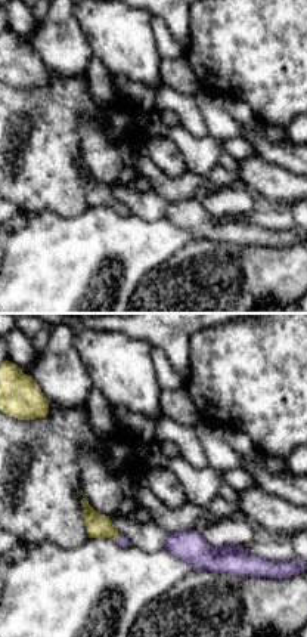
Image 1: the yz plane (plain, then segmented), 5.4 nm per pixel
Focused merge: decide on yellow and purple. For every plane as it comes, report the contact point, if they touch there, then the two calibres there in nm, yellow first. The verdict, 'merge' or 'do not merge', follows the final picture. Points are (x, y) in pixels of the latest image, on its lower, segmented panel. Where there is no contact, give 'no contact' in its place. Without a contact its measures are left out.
(117, 535) | 130/60 nm

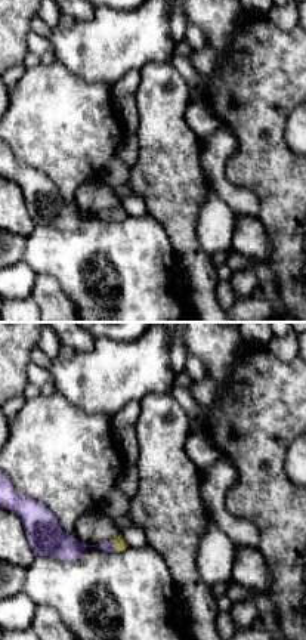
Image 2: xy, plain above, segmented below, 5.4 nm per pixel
(113, 544) | 70/130 nm

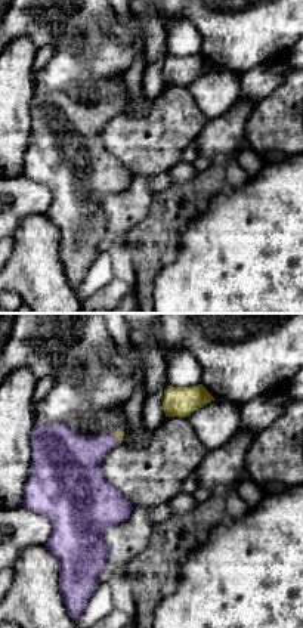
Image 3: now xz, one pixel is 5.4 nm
(117, 436) | 50/260 nm

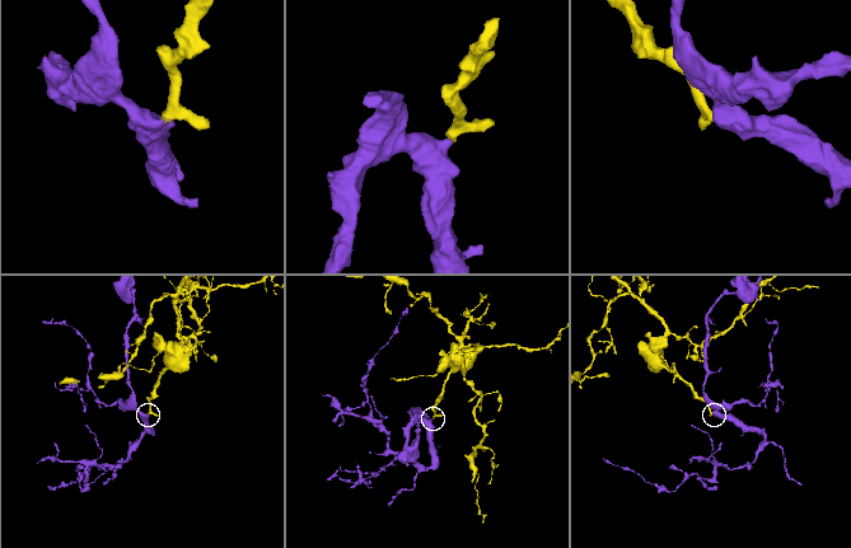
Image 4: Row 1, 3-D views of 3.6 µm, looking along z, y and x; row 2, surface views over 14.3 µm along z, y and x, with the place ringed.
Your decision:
merge

